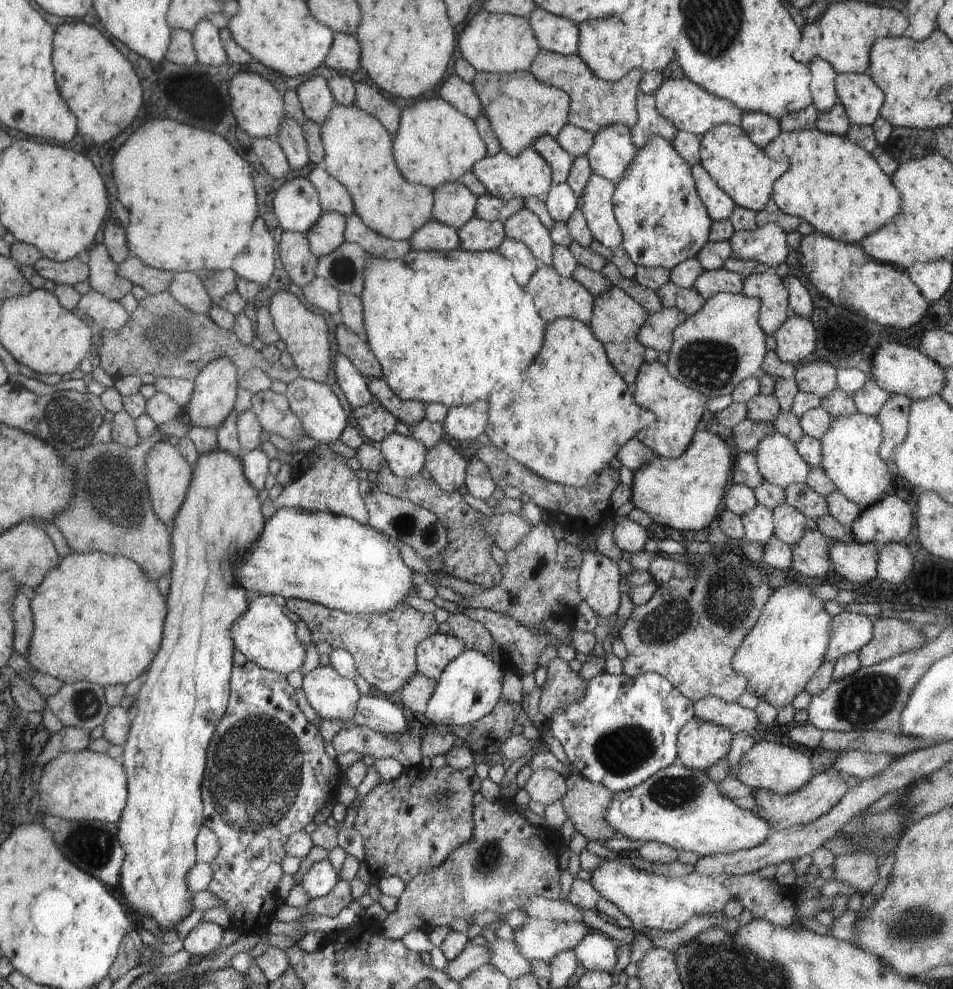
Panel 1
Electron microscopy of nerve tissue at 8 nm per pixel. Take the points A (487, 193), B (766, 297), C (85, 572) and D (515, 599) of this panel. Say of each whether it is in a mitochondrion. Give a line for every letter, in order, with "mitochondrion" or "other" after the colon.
A: other
B: other
C: other
D: mitochondrion

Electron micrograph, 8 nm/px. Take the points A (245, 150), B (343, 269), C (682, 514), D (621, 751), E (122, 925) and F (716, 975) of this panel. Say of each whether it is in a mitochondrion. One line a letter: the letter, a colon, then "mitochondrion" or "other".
A: other
B: mitochondrion
C: other
D: mitochondrion
E: other
F: mitochondrion

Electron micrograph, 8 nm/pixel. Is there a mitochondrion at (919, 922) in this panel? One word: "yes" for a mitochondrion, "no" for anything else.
yes

